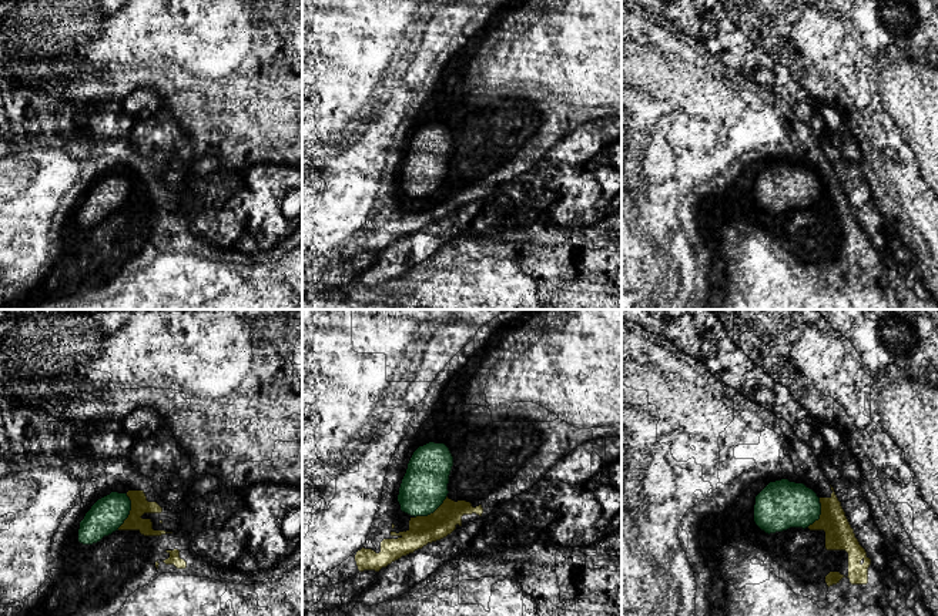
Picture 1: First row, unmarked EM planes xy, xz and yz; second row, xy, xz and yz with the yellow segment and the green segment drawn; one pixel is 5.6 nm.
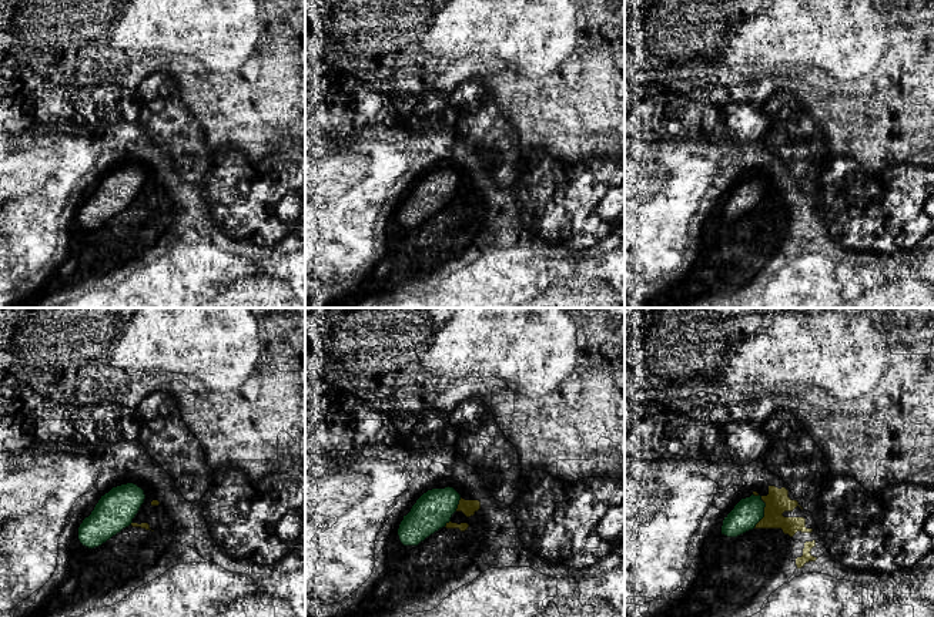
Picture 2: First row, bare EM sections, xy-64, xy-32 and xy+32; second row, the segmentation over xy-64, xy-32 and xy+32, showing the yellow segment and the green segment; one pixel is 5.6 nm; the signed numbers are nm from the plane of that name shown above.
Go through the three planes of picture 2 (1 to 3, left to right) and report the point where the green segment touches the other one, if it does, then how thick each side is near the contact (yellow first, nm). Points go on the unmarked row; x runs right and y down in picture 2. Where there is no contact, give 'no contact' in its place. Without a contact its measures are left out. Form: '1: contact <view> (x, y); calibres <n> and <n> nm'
1: no contact
2: contact xy-32 (458, 185); calibres 90 and 220 nm
3: contact xy+32 (765, 190); calibres 140 and 160 nm

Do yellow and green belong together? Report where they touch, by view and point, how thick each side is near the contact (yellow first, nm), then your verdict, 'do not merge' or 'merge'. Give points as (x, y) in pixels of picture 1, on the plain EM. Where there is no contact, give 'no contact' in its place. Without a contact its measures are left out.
contact xy (130, 193); calibres 100 and 190 nm; merge

